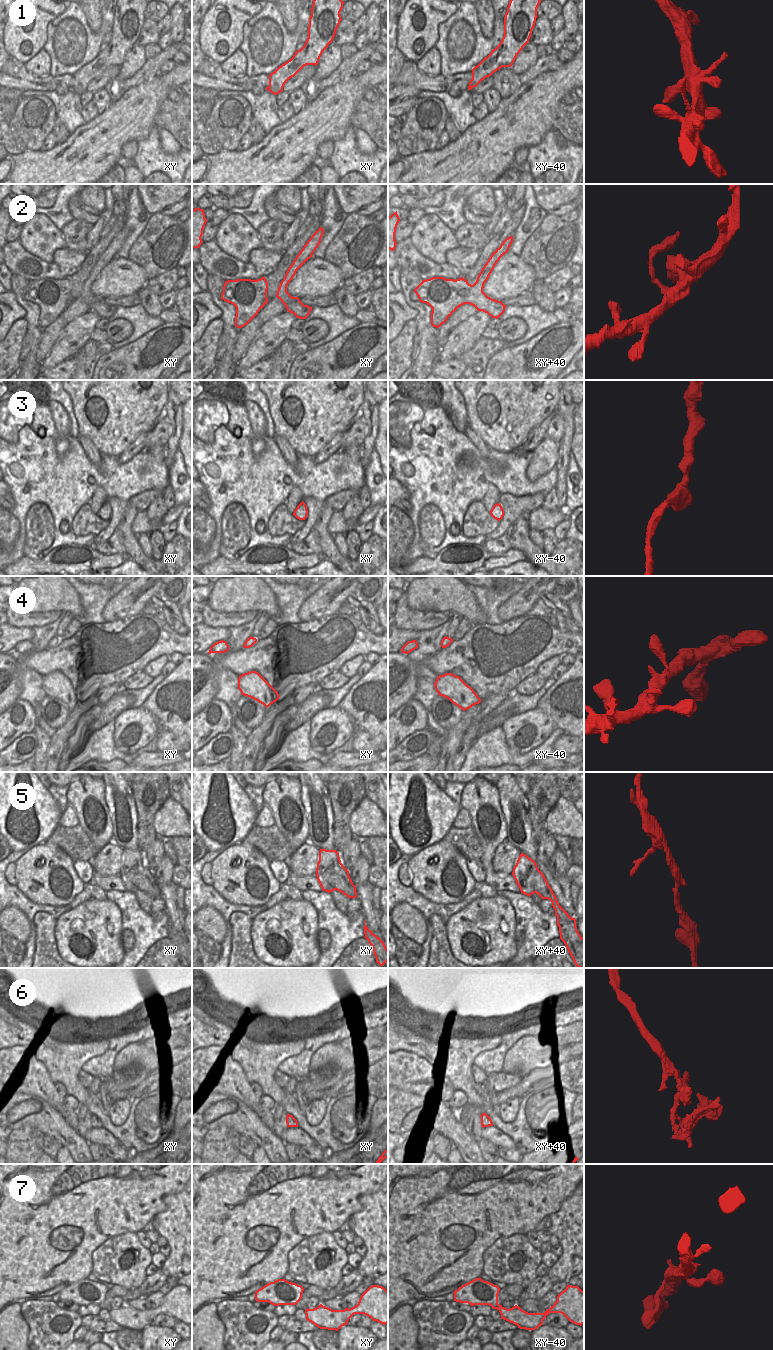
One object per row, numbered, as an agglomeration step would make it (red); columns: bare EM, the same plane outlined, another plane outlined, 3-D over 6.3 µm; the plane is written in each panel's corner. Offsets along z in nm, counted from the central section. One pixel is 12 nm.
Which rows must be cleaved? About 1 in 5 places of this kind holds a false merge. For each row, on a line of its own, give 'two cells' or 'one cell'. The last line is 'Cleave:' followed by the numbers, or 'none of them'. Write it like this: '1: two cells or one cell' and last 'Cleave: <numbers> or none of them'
1: one cell
2: one cell
3: one cell
4: one cell
5: two cells
6: two cells
7: one cell
Cleave: 5, 6

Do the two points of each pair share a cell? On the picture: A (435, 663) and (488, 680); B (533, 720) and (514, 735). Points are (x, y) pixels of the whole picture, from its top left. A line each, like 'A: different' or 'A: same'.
A: same
B: same

